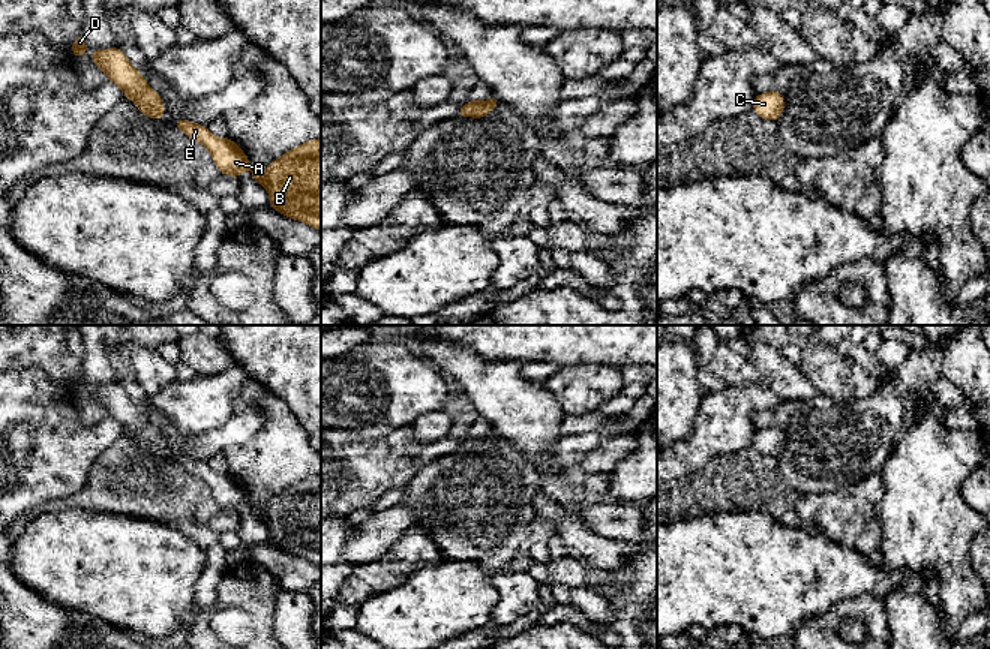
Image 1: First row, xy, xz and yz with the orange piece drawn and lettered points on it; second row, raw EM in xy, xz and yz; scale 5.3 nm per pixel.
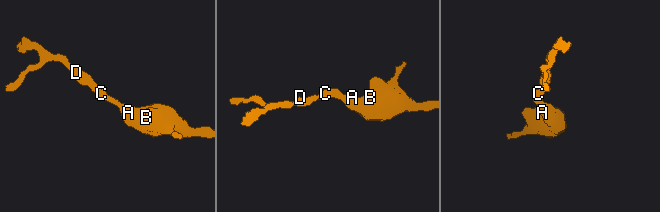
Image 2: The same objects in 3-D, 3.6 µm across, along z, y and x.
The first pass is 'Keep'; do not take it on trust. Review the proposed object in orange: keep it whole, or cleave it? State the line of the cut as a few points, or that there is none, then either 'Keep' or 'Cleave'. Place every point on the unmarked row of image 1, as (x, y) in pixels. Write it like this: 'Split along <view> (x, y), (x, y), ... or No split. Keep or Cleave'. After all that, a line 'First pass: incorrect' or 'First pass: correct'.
No split. Keep
First pass: correct

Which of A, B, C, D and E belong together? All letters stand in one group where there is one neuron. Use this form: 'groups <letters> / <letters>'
groups A B C D E

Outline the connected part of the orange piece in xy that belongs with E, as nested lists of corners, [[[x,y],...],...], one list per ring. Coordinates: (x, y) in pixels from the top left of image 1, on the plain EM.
[[[174,456],[174,463],[208,486],[219,510],[240,514],[242,507],[246,504],[252,514],[267,525],[272,544],[321,567],[321,474],[291,484],[273,496],[264,508],[256,508],[244,487],[231,474],[218,474],[210,469],[208,463],[189,456]]]

